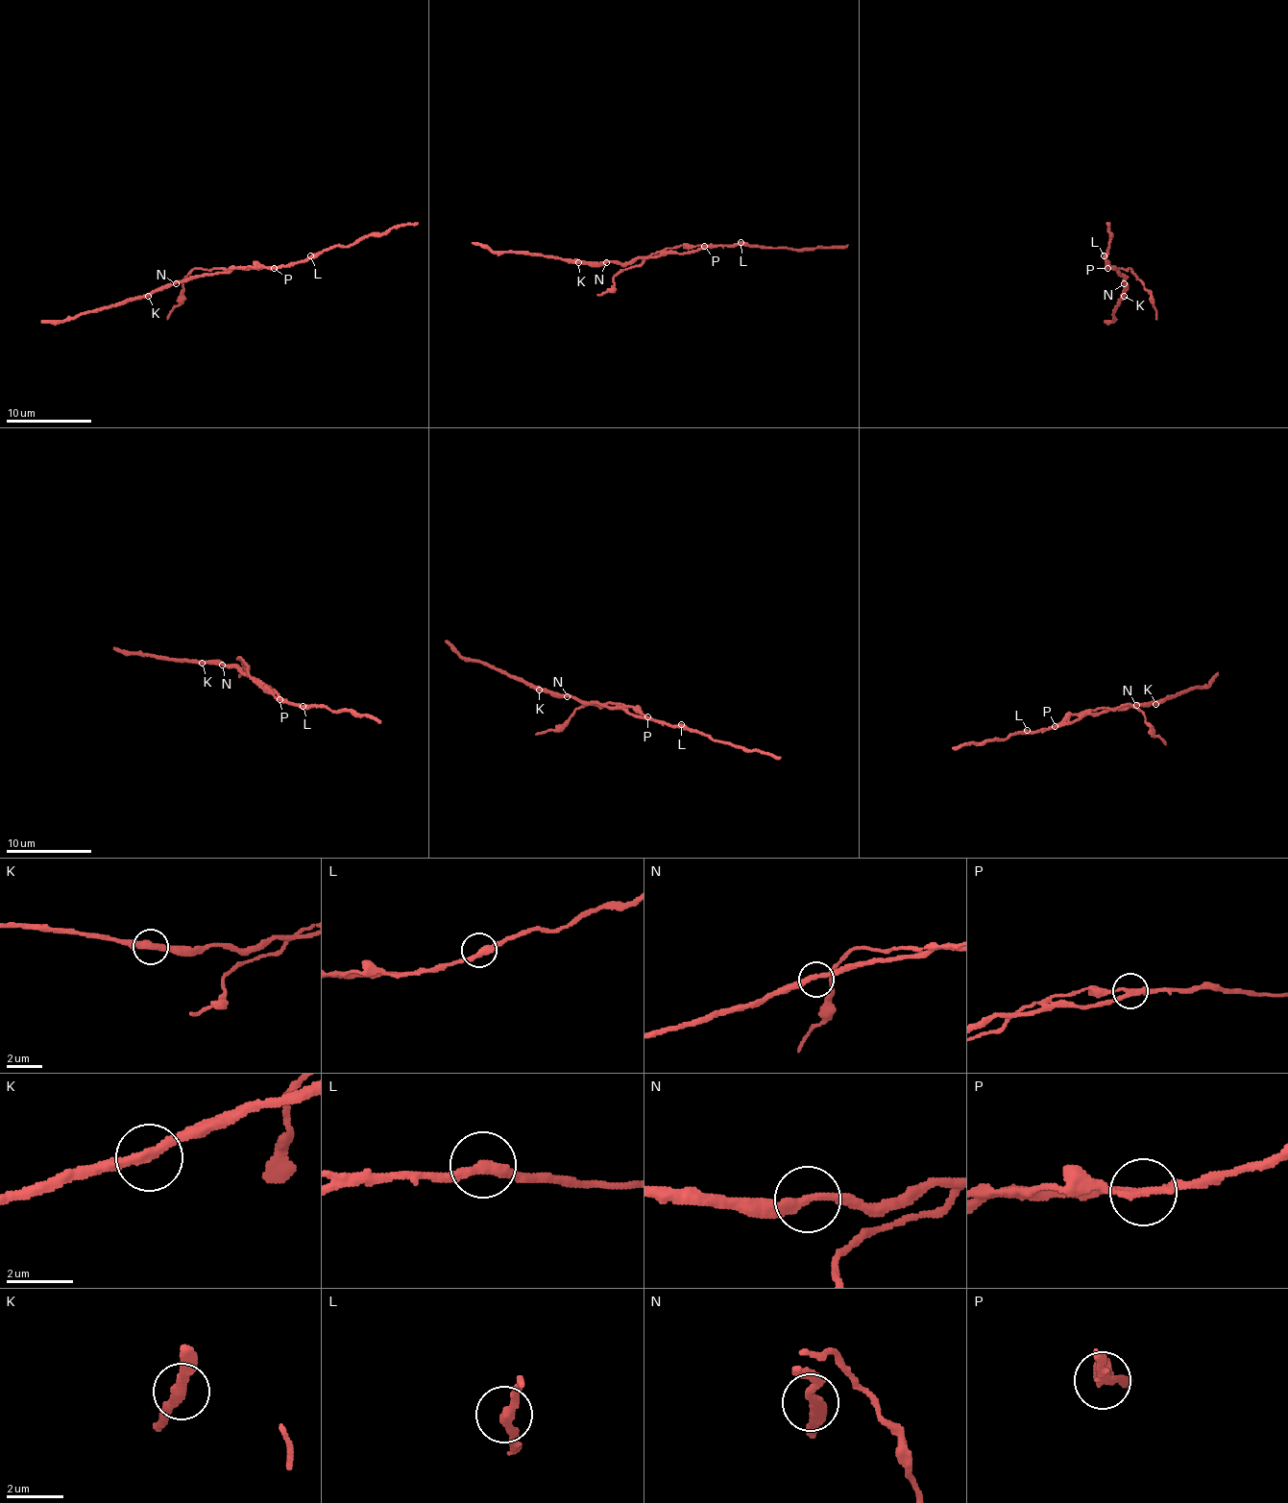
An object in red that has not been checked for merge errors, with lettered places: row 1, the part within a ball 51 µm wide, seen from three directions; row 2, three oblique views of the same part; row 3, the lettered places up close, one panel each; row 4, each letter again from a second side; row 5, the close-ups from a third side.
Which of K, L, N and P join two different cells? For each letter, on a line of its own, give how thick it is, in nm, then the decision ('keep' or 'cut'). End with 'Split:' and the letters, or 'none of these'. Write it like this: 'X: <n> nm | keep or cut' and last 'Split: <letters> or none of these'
K: 340 nm | keep
L: 320 nm | keep
N: 280 nm | keep
P: 280 nm | cut
Split: P

